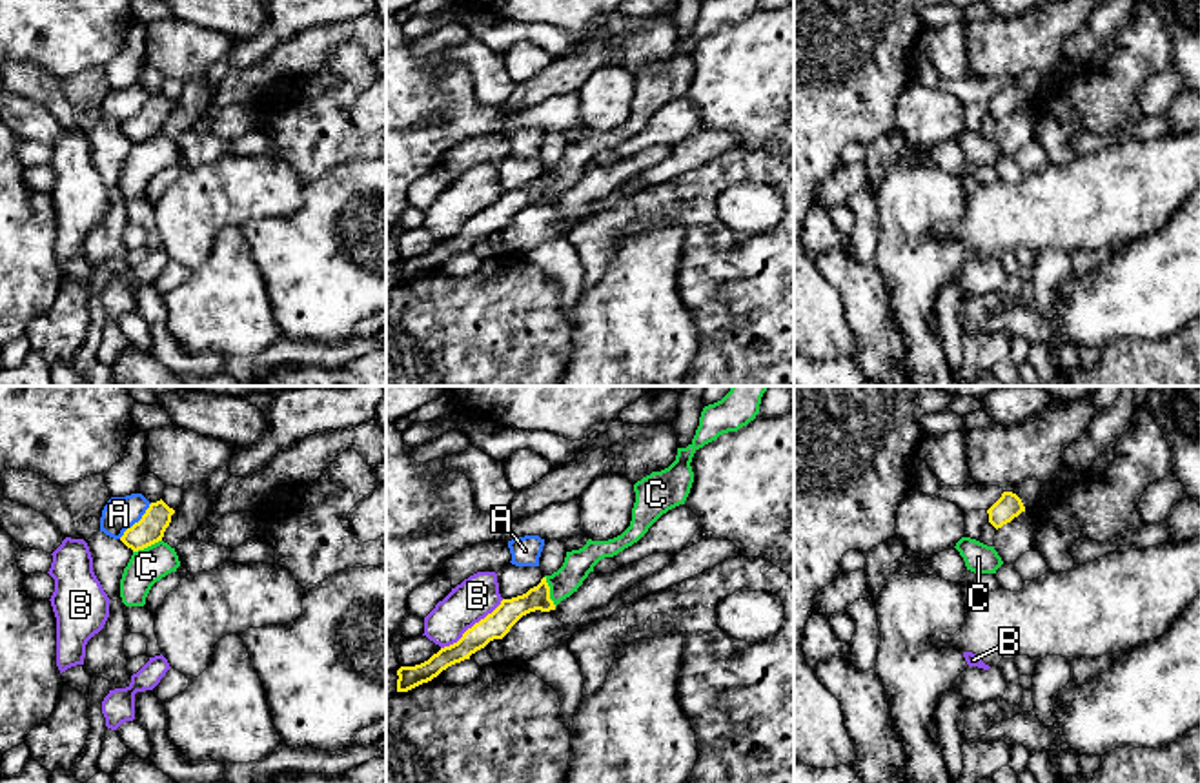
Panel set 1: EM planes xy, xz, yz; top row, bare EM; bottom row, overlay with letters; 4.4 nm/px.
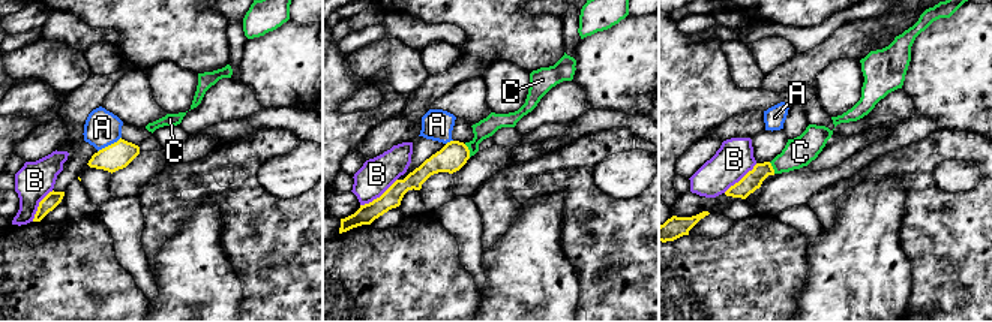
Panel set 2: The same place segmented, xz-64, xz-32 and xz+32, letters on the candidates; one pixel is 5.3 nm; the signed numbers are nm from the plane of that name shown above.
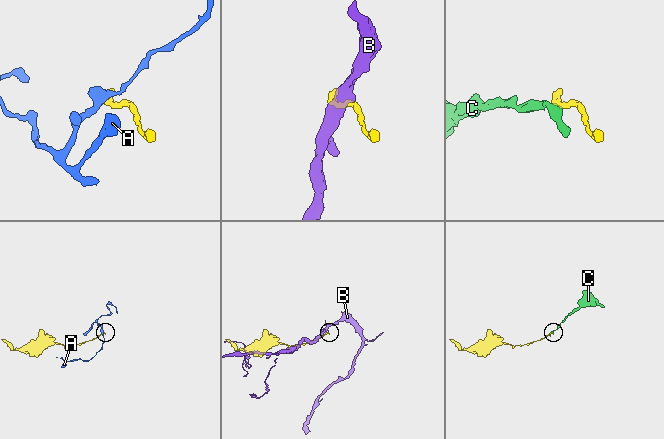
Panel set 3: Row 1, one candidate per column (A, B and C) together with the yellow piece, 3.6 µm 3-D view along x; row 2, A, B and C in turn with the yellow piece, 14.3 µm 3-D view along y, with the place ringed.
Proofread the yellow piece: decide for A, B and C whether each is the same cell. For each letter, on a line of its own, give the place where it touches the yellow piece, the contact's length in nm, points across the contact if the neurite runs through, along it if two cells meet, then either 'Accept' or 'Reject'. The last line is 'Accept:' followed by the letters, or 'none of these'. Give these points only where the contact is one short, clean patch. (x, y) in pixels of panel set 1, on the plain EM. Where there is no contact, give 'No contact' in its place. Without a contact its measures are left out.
A: Touches yellow at xy (139, 113). Shared border 220 nm. Boundary: xy (152, 95), (119, 130). Reject
B: Touches yellow at xz (474, 217). Shared border 360 nm. Boundary: xz (503, 192), (456, 233), (441, 241). Reject
C: Touches yellow at xz (549, 183). Shared border 140 nm. Boundary: xz (545, 168), (550, 179), (550, 192), (556, 197). Reject
Accept: none of these

